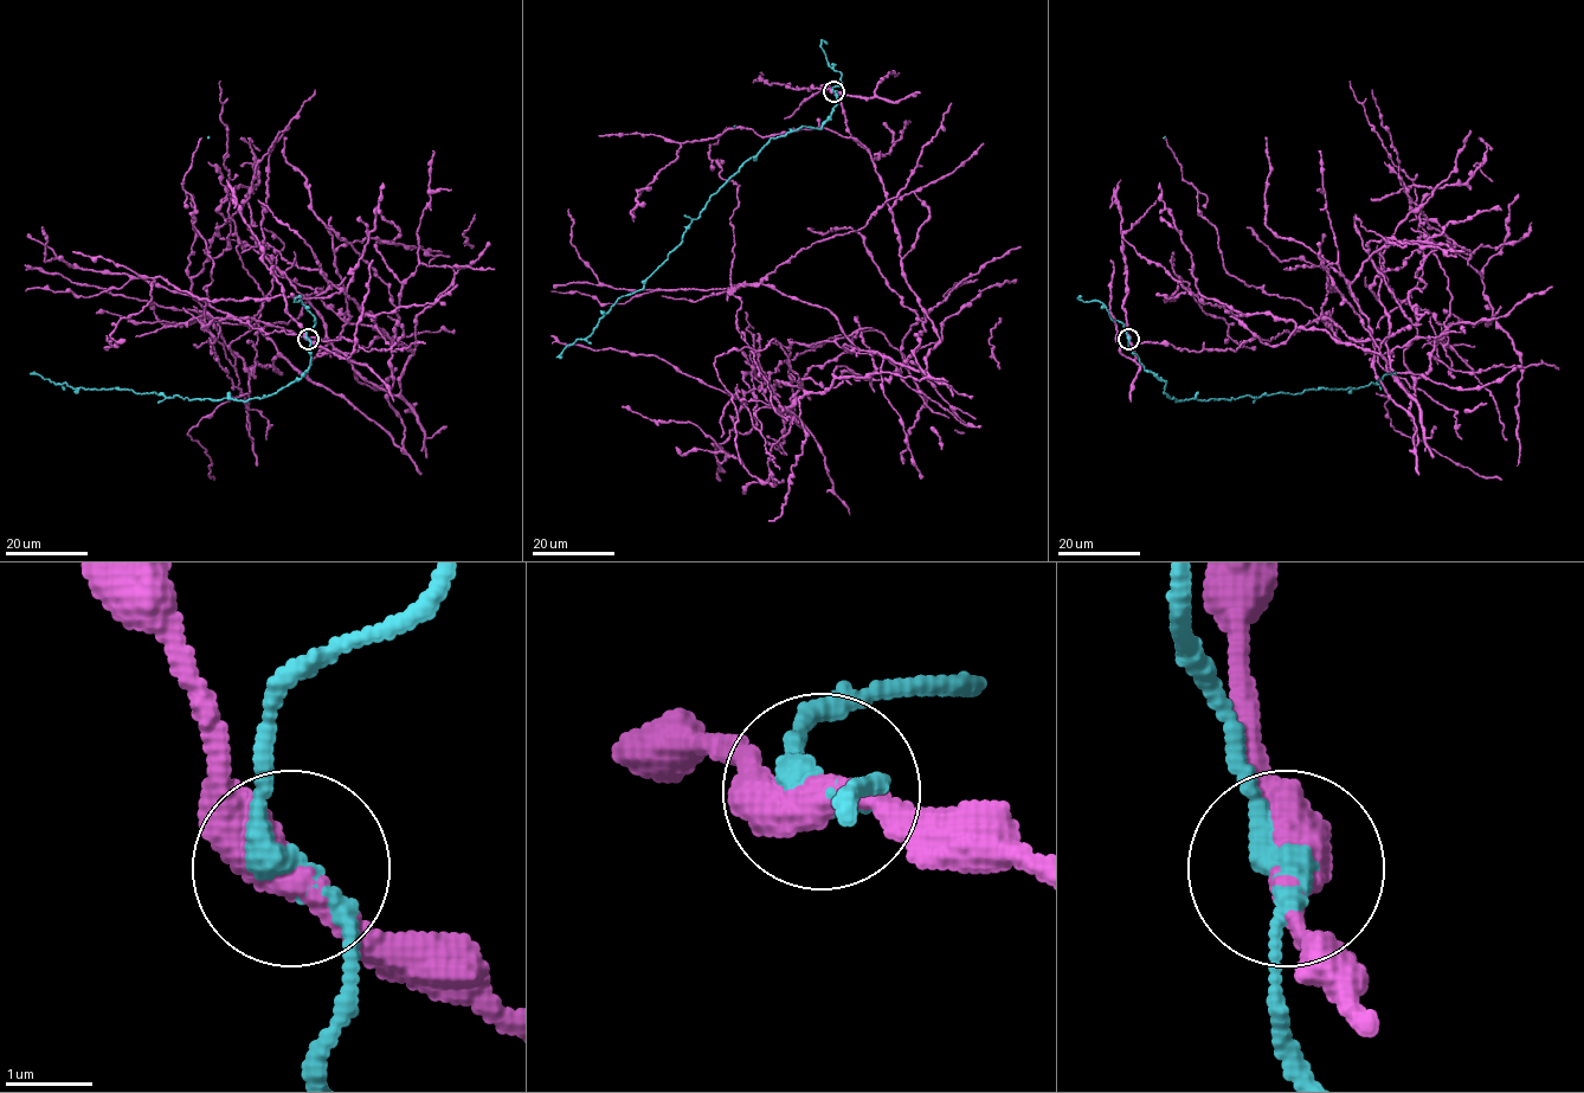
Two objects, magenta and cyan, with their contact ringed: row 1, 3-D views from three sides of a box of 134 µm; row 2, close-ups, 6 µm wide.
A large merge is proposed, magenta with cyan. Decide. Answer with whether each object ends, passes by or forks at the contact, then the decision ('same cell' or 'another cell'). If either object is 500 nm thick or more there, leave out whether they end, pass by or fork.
magenta passes by | cyan passes by | another cell

